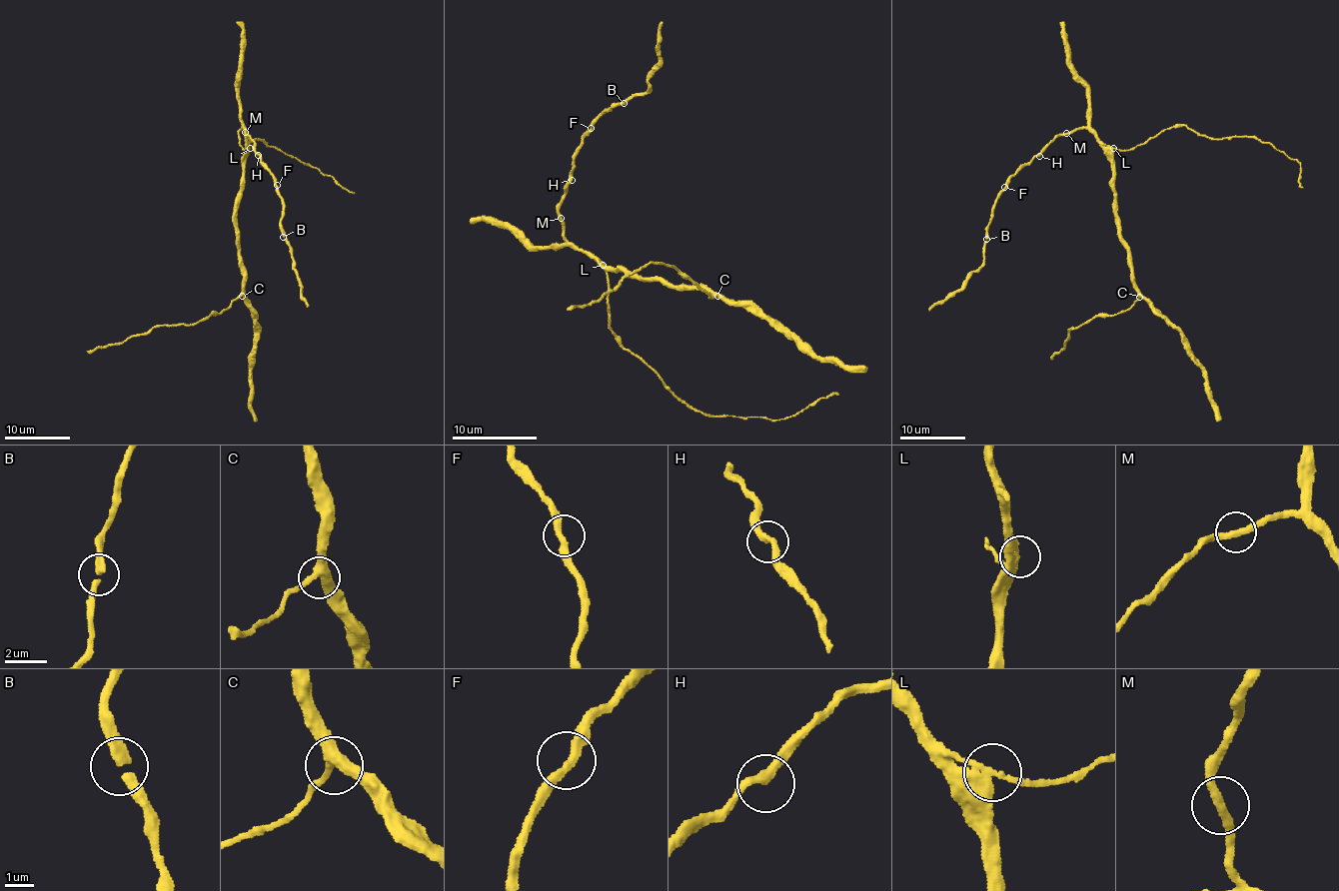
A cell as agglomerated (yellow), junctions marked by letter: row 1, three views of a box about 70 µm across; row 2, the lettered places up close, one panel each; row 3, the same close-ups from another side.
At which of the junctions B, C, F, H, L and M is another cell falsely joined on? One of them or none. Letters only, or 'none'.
none

